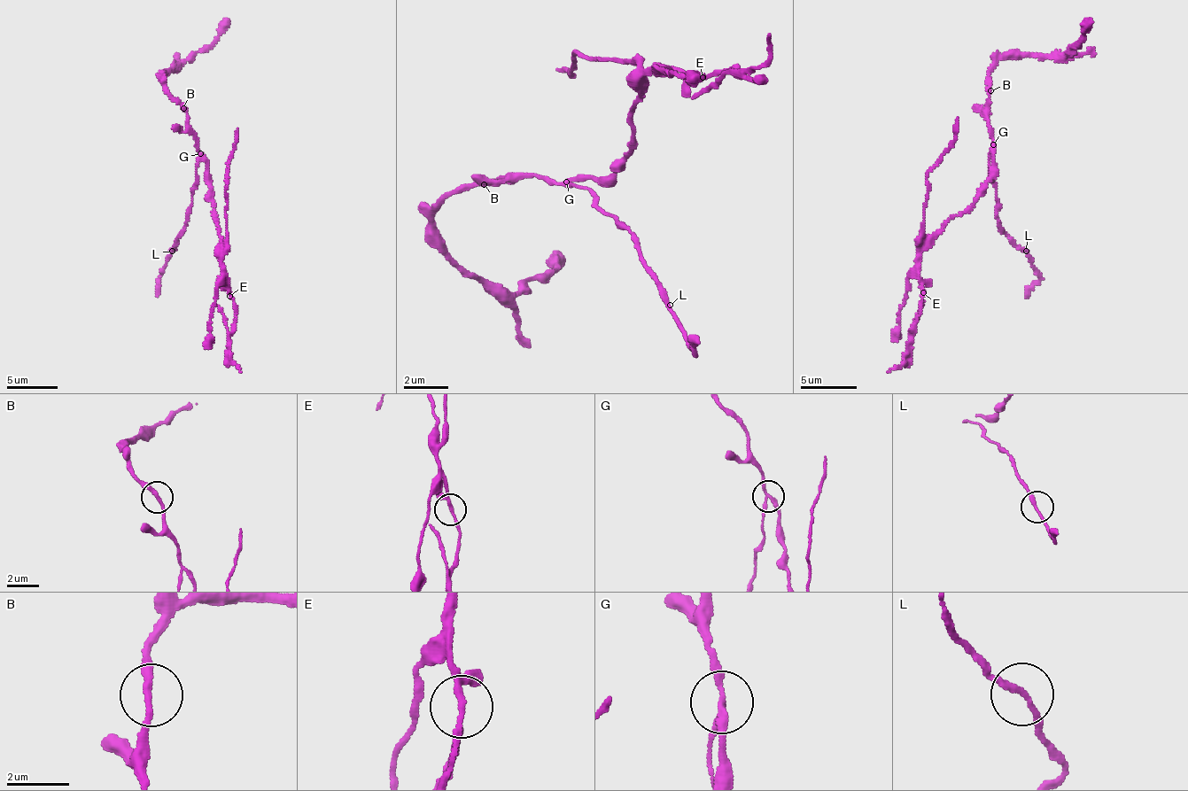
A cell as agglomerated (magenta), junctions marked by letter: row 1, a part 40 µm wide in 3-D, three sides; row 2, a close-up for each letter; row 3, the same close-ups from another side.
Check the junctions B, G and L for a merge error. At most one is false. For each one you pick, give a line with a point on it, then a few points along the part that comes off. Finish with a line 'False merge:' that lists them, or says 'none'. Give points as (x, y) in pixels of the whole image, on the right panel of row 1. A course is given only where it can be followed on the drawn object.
G: place (993, 144); course (992, 143), (992, 174), (985, 189), (955, 216), (921, 252), (922, 307), (909, 353), (888, 372)
False merge: G

